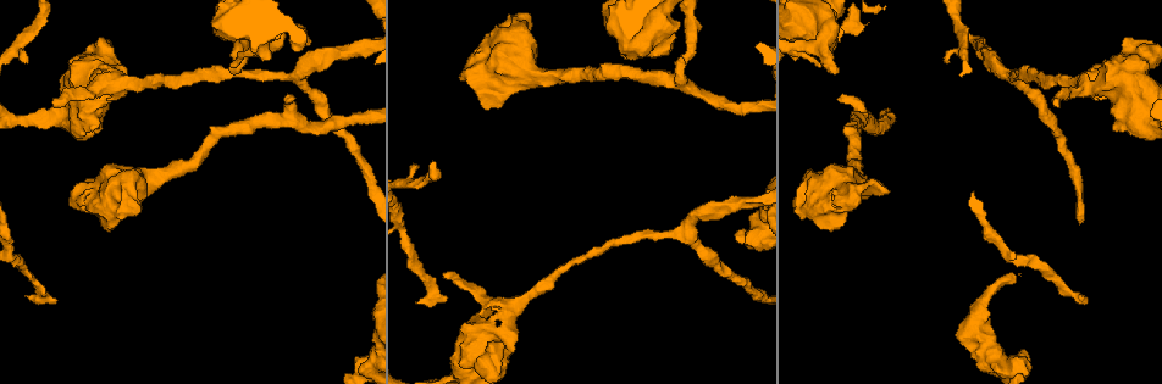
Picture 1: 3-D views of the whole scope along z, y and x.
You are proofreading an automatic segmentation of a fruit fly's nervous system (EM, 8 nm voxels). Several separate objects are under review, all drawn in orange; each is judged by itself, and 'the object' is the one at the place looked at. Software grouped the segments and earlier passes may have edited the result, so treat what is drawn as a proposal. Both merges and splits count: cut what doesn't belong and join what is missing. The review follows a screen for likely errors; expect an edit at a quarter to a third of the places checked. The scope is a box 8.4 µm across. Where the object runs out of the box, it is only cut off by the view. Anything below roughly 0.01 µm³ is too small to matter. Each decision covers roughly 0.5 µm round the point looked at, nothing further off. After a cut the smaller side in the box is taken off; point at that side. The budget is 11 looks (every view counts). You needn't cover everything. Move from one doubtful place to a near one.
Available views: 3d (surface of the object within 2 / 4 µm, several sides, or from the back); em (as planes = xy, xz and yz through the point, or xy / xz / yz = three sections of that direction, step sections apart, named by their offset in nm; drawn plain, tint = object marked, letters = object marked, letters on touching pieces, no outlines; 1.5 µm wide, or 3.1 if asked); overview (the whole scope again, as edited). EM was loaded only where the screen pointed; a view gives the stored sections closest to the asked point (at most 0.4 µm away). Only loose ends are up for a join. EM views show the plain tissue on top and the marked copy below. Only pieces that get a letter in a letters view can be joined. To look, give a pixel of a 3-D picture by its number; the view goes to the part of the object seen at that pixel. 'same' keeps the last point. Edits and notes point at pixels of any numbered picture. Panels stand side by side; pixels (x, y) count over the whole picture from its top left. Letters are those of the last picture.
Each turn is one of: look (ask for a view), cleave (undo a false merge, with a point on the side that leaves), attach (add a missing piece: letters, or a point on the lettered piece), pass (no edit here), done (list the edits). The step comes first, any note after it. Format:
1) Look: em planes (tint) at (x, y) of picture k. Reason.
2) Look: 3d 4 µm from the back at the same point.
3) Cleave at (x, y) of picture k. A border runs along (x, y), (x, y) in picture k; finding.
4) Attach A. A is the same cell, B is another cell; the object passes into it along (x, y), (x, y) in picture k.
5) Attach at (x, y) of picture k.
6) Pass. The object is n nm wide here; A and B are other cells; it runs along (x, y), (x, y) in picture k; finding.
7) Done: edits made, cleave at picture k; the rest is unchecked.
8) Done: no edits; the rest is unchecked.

Look: em planes (letters) at (96, 131) of picture 1. Free end.

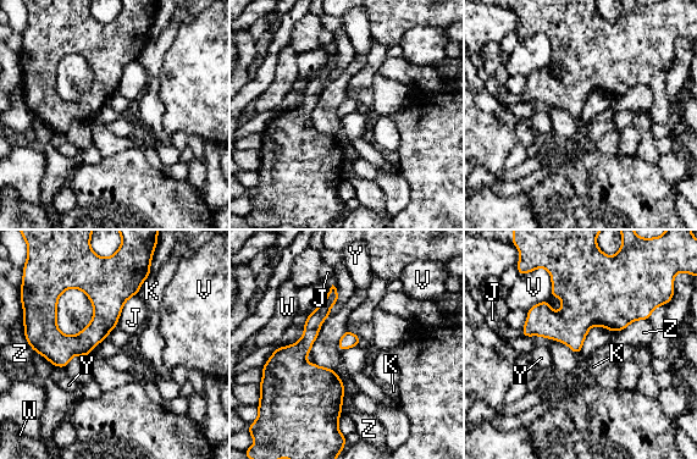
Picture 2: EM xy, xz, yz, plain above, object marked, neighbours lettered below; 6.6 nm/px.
Pass. The longest contact is with J, 260 nm; J, K, V, W, Y and Z are other cells; a border runs along (137, 293), (123, 304), (115, 326) in picture 2; no lettered piece goes on from it.

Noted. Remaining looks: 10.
Look: em planes (letters) at (1057, 104) of picture 1. Thin end.

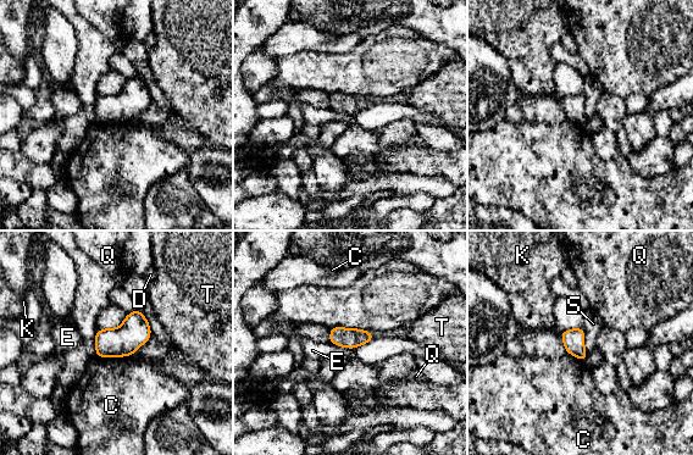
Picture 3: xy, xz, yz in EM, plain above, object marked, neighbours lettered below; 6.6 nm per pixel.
Pass. The longest contact is with C, 240 nm; C, D, E, K, Q, S and T are other cells; a border runs along (582, 327), (583, 348), (587, 353) in picture 3; no lettered piece goes on from it.

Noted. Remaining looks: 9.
Look: 3d 2 µm at (415, 165) of picture 1. Thin end.

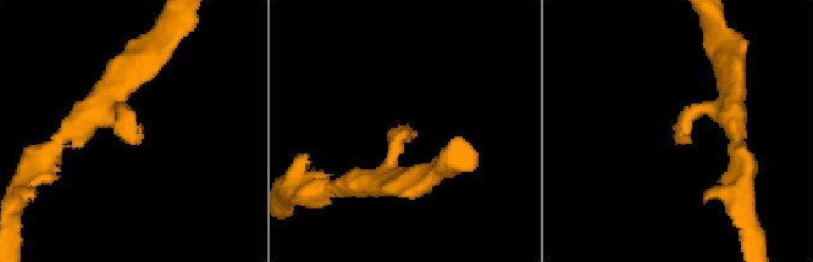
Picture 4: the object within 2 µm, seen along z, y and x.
Look: em planes (letters) at (410, 137) of picture 4.

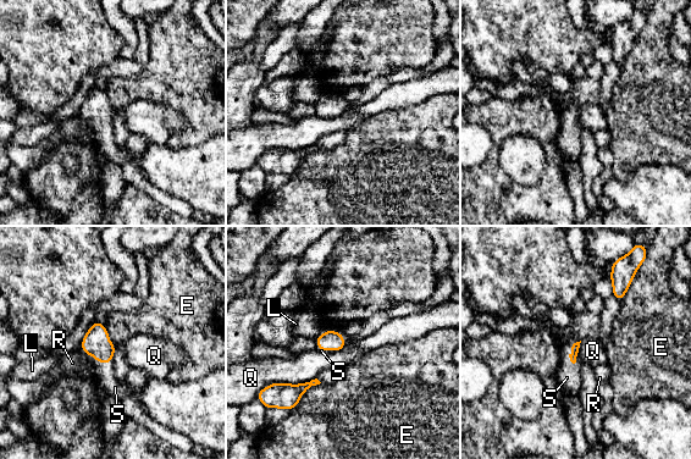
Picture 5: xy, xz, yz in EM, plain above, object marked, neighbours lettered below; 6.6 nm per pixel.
Attach S. S is the same cell, E, L, Q and R are other cells; it goes on there.

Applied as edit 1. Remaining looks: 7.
Look: overview. See it whole again.

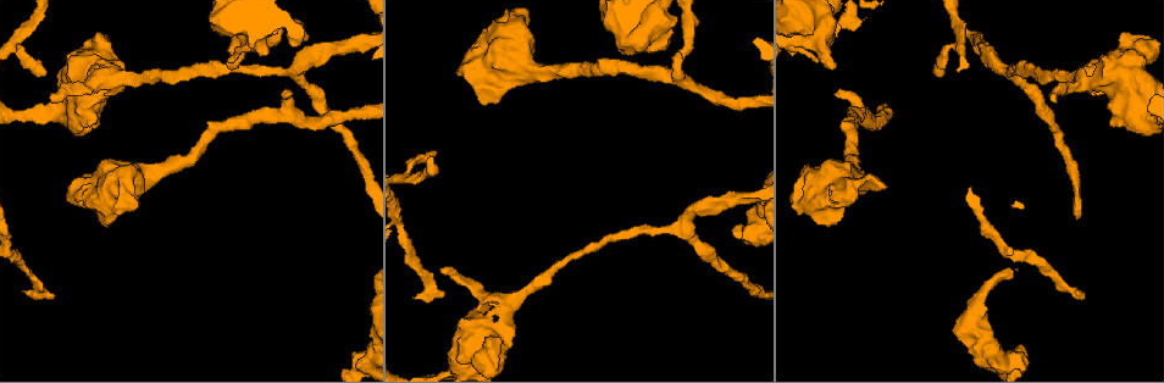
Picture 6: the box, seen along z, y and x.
Look: em 3.1 µm xz step 16 (tint) at (837, 90) of picture 6. Branch stops here.

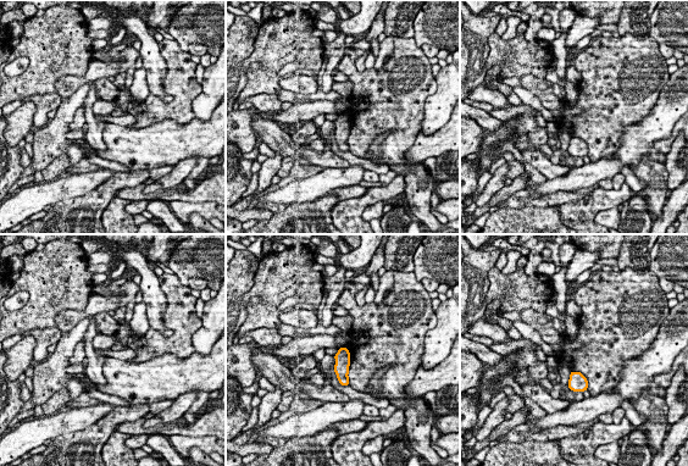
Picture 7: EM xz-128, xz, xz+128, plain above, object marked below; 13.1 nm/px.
Look: em 3.1 µm planes (tint) at the same point.

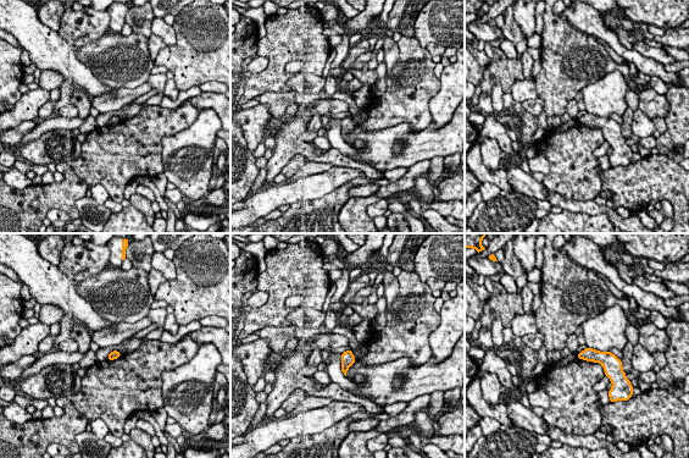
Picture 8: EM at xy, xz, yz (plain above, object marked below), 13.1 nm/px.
Look: em 3.1 µm planes (letters) at the same point.

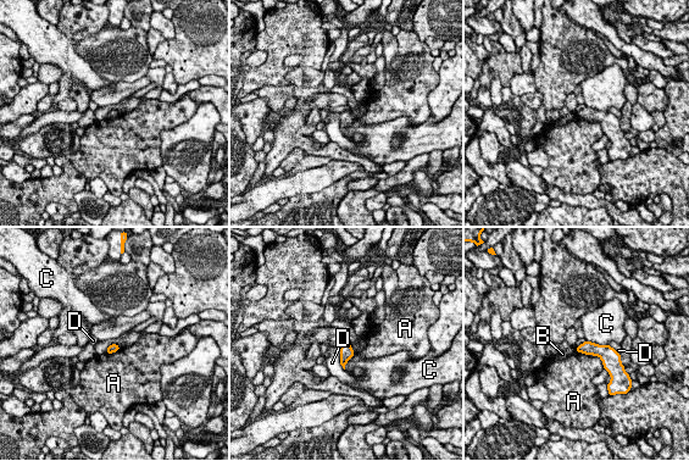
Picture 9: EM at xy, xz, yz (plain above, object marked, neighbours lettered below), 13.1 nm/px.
Pass. A, B, C and D are other cells; a border runs along (585, 339), (607, 345) in picture 9; none of them fits.

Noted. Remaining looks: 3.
Done: edits made, attach at picture 5; the rest is unchecked.

